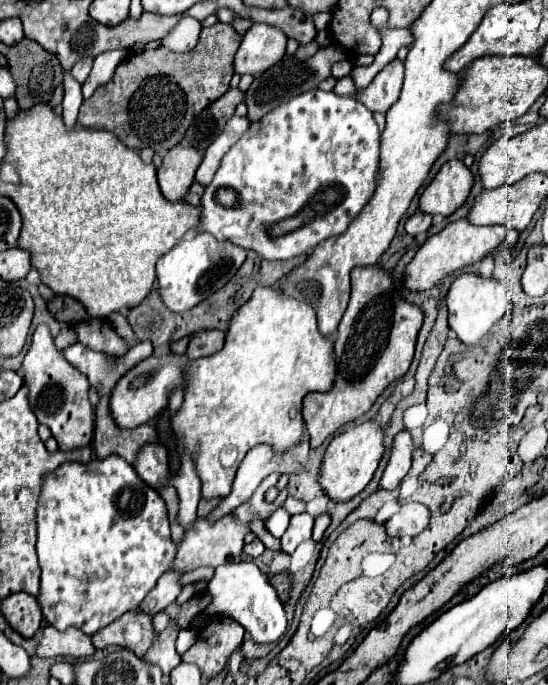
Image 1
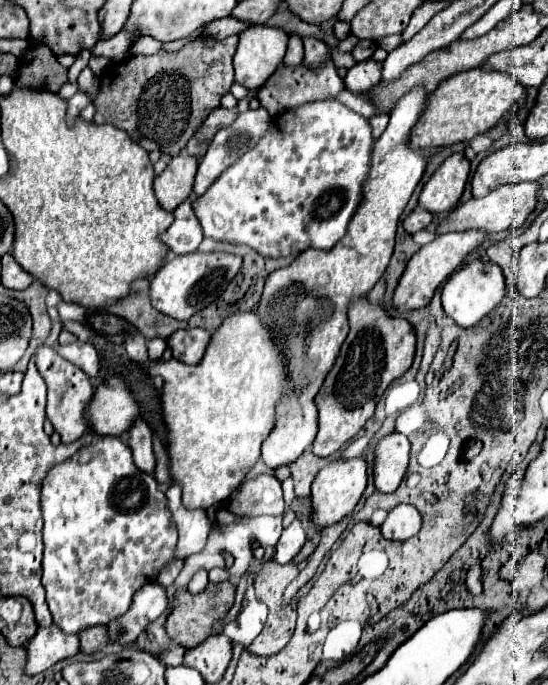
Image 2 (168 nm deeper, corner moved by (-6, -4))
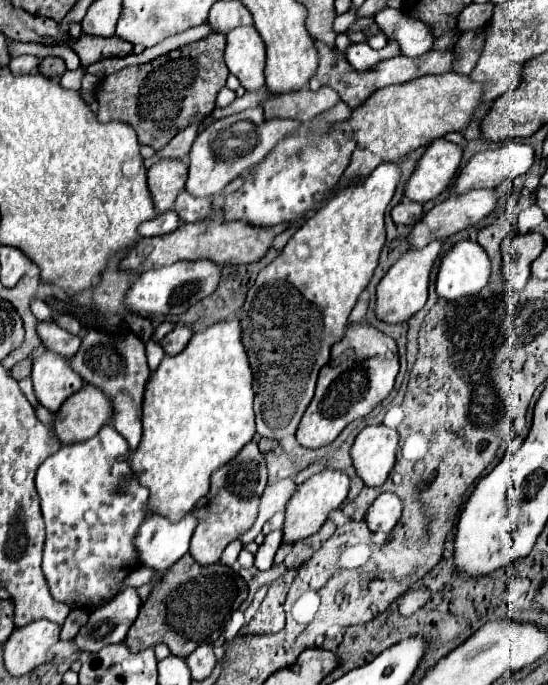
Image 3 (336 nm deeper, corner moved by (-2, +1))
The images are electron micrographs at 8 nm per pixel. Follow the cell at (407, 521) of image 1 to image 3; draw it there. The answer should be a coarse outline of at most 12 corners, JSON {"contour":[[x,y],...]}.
{"contour":[[384,492],[370,504],[366,524],[372,532],[390,534],[402,502]]}

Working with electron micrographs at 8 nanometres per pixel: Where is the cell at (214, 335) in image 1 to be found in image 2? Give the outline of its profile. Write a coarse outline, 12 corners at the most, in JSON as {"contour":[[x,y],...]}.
{"contour":[[176,331],[168,345],[174,359],[198,365],[212,333]]}

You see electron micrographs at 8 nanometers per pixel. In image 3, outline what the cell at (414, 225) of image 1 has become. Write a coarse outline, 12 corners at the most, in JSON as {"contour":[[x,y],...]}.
{"contour":[[404,200],[390,212],[394,224],[416,224],[422,204]]}

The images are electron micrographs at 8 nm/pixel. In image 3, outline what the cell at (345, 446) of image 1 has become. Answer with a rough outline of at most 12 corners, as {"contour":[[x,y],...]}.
{"contour":[[322,470],[286,504],[282,544],[314,536],[350,480]]}

